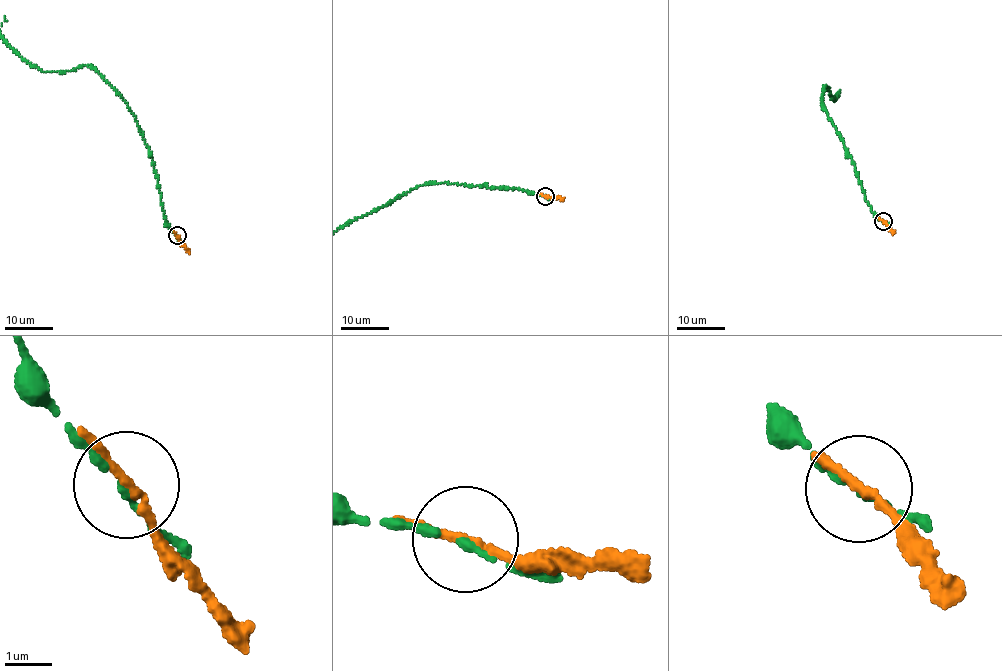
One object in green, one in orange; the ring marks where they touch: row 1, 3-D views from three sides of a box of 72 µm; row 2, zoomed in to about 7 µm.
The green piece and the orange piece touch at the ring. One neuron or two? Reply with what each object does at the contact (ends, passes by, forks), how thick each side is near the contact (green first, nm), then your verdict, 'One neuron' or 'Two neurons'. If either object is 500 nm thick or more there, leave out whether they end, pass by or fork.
At the ring green passes by. At the ring orange passes by. Thickness 130 nm (green) against 160 nm. Two neurons

